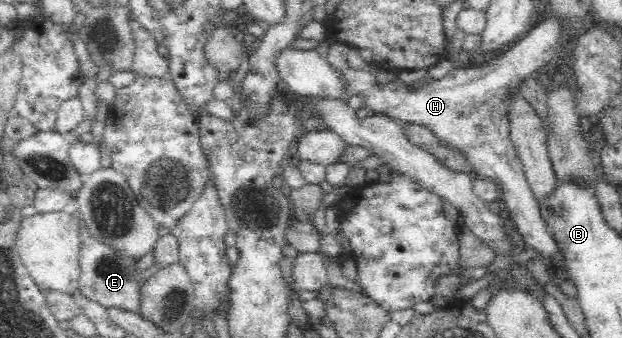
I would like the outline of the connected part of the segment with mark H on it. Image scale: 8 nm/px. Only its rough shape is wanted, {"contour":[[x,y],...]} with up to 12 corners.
{"contour":[[554,18],[419,88],[325,47],[346,98],[429,129],[502,188],[549,271],[558,251],[511,141],[511,104],[558,48]]}

